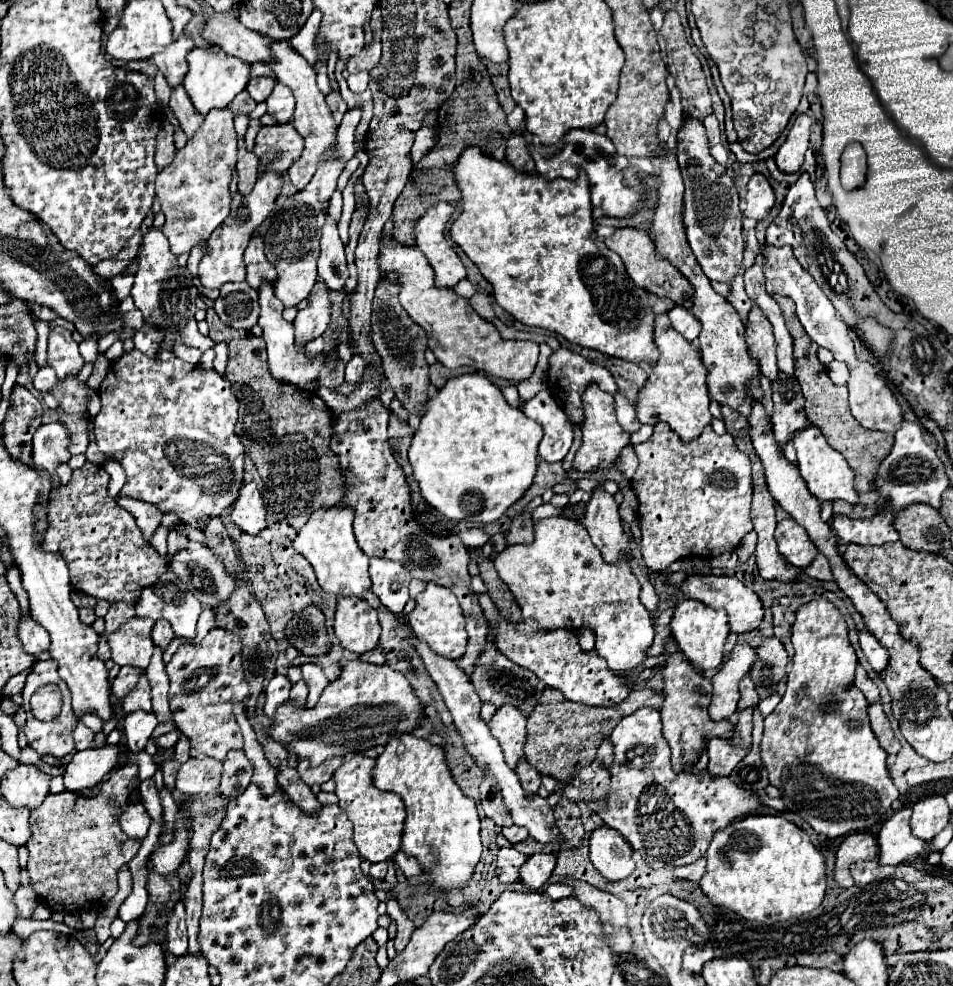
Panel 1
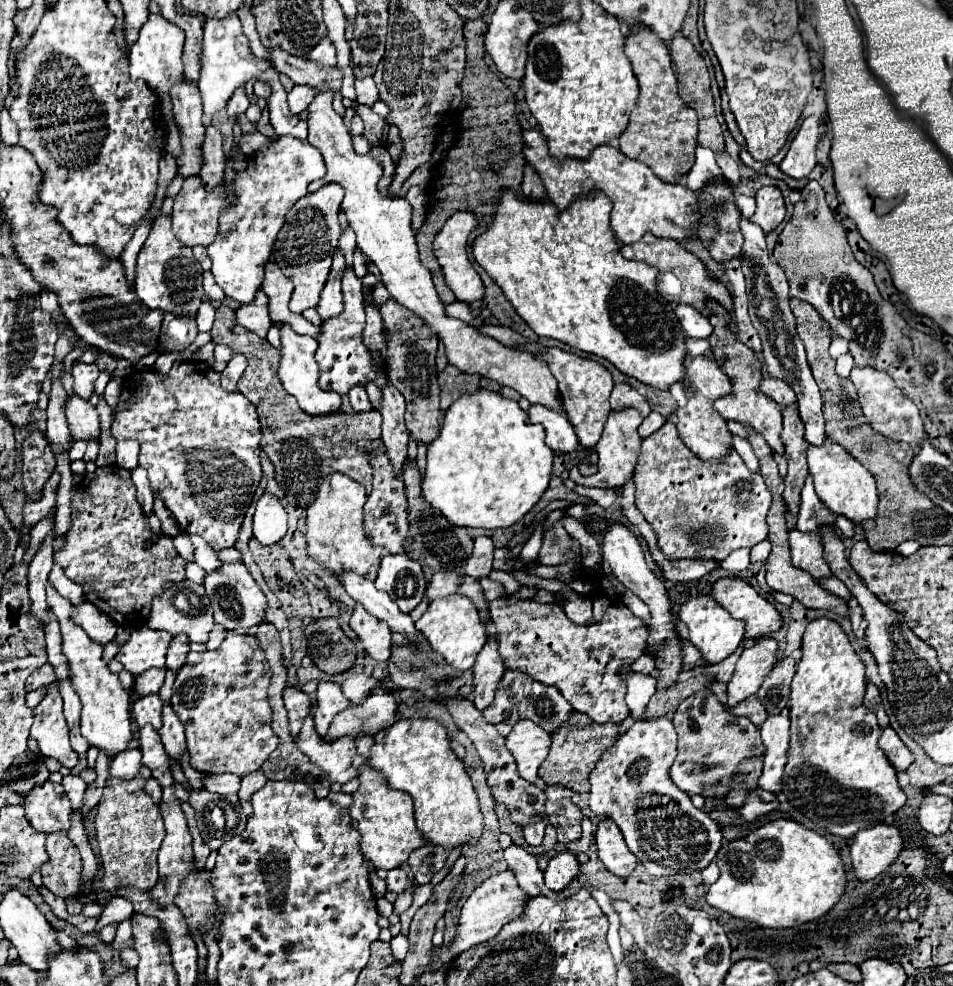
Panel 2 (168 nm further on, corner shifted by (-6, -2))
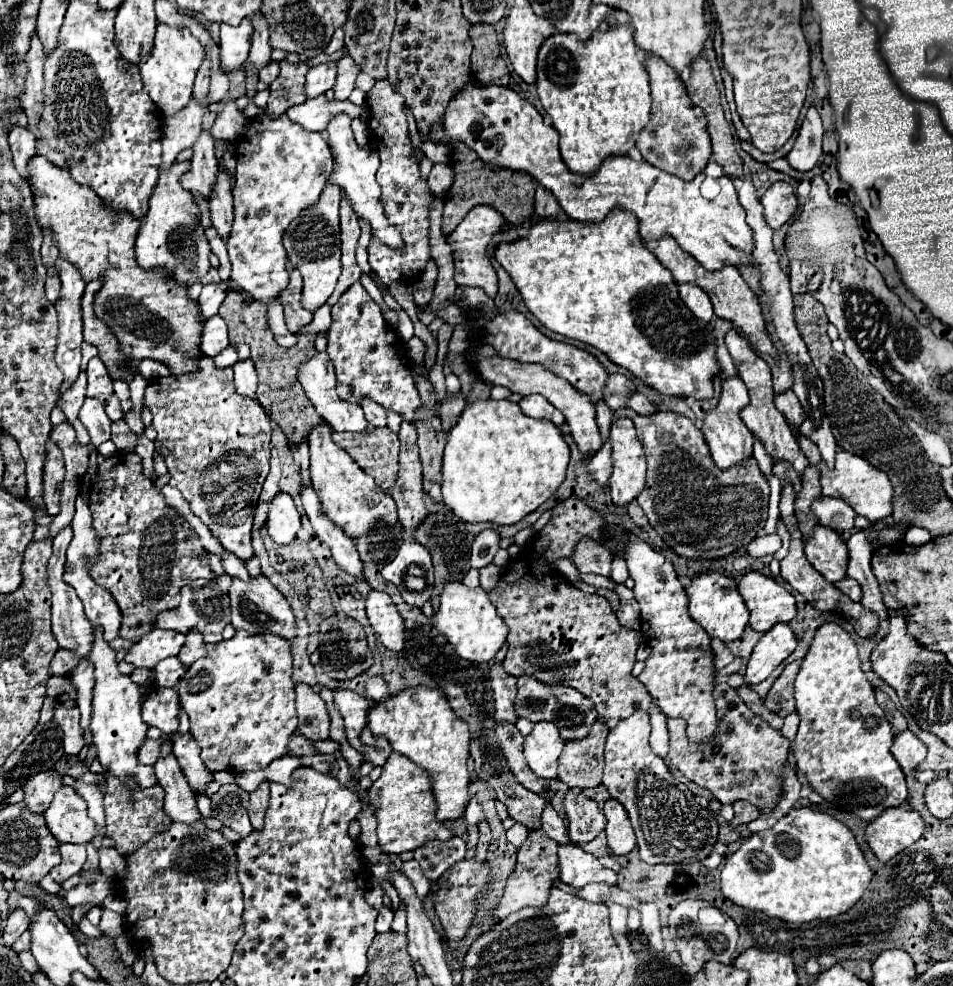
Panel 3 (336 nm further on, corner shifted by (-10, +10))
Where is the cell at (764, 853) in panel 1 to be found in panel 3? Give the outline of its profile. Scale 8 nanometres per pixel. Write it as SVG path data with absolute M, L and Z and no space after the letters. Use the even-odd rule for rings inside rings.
M799 807L791 809L771 829L753 833L745 843L741 843L721 871L721 893L745 909L763 911L765 915L791 923L809 923L815 919L829 919L851 909L861 899L871 877L873 873L863 851L859 849L853 833L841 821L823 811Z

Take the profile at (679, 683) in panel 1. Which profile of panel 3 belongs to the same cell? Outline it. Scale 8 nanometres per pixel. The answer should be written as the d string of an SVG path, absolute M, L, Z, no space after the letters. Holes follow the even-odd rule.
M715 683L713 697L717 705L717 721L721 723L717 735L707 743L691 743L687 737L687 723L683 719L669 719L671 747L667 759L671 767L677 767L699 787L709 789L721 803L747 799L767 813L777 801L779 769L789 757L791 741L757 717L727 683Z

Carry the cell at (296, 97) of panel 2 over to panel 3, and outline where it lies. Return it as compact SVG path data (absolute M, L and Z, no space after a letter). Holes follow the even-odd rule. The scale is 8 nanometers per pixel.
M335 63L311 67L305 77L305 95L319 97L333 85L335 85Z

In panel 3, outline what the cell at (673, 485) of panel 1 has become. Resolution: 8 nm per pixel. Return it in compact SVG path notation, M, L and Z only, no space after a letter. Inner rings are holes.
M625 407L623 411L613 413L613 421L619 415L627 415L633 419L639 431L639 441L645 447L647 483L641 495L637 497L637 501L643 507L649 523L677 555L687 559L717 559L717 557L731 555L739 547L749 545L759 535L767 519L769 483L753 457L743 459L741 463L729 469L717 469L709 455L709 447L701 431L695 427L691 419L673 411L657 411L651 417L641 417Z

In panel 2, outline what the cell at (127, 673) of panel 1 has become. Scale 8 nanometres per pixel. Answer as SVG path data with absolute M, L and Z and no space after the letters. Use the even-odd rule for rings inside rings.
M165 667L163 669L151 669L151 671L145 671L141 675L135 677L135 693L139 695L151 695L151 693L159 693L163 681L165 681Z

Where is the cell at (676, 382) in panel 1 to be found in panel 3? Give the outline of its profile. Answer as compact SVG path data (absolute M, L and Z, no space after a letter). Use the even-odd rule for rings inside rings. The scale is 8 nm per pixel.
M725 377L721 381L721 397L715 409L711 409L705 419L703 419L703 427L701 433L709 445L711 457L715 461L715 465L719 469L727 469L747 457L753 455L753 435L751 431L745 427L745 423L739 419L739 411L749 403L749 395L747 395L747 387L741 381L741 377Z

